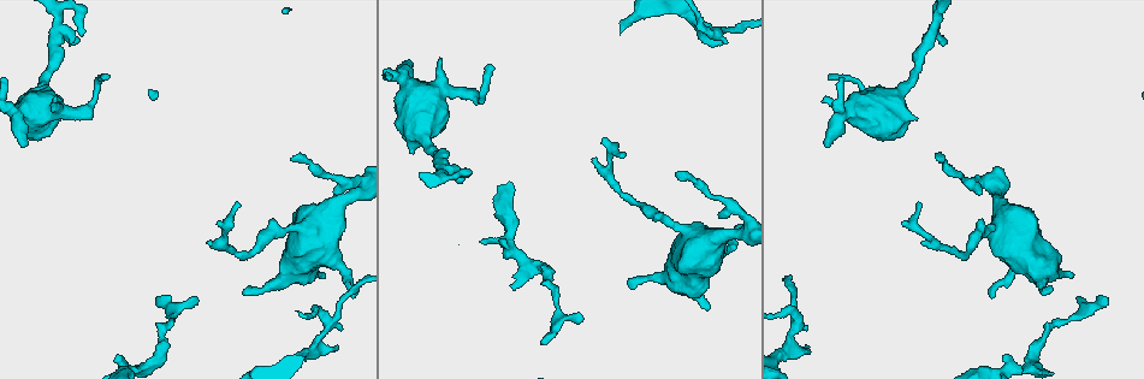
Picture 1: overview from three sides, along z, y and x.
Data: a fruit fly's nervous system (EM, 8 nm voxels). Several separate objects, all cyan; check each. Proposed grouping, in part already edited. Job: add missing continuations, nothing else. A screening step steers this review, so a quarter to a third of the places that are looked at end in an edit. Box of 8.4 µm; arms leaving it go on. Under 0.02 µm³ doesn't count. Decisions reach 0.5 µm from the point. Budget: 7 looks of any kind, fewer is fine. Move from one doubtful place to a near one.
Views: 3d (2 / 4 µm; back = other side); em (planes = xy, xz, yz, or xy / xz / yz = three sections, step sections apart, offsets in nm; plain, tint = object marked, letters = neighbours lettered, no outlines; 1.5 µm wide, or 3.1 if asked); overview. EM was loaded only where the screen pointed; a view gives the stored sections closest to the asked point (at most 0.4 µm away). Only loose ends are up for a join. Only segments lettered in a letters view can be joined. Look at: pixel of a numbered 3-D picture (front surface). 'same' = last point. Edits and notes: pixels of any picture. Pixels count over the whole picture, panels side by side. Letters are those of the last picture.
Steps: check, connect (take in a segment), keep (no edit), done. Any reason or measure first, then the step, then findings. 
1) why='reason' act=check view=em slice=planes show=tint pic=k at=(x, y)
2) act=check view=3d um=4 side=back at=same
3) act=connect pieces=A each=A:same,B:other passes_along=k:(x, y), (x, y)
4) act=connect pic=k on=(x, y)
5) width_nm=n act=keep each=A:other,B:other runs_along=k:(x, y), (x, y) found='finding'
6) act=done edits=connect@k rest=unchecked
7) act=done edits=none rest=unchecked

why='free end' act=check view=em slice=xz step=8 show=letters pic=1 at=(738, 228)

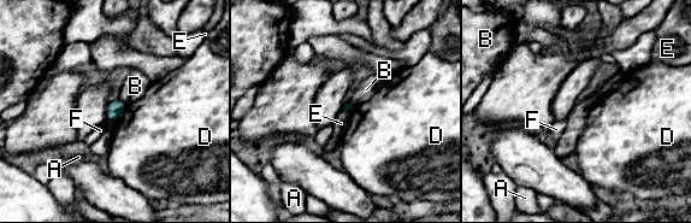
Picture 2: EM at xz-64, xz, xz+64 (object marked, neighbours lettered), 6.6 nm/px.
act=keep each=A:other,B:other,D:other,E:other,F:other border=2:(124, 110), (119, 115) found='no lettered segment goes on from it'

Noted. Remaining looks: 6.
why='branch stops here' act=check view=3d um=4 pic=1 at=(244, 292)

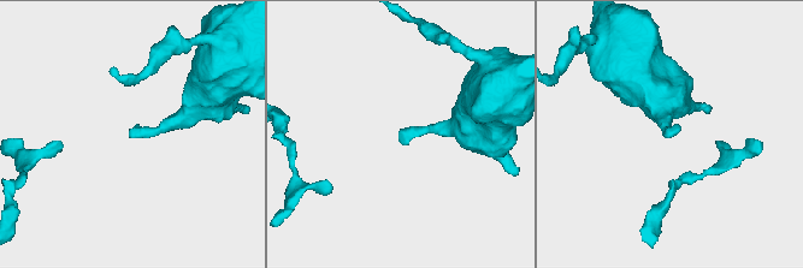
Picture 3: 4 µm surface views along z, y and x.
act=check view=em slice=planes show=letters pic=3 at=(672, 132)

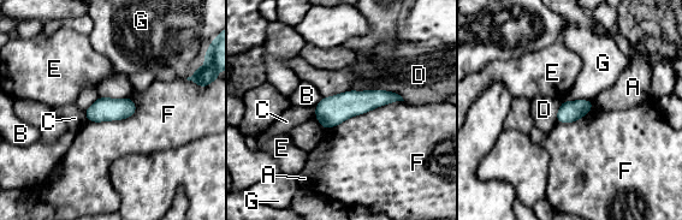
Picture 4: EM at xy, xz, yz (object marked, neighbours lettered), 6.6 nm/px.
act=keep each=A:other,B:other,C:other,D:other,E:other,F:other,G:other border=4:(403, 100), (380, 105), (324, 129) found='no lettered segment goes on from it'

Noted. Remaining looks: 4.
why='thin end' act=check view=3d um=2 pic=1 at=(809, 346)

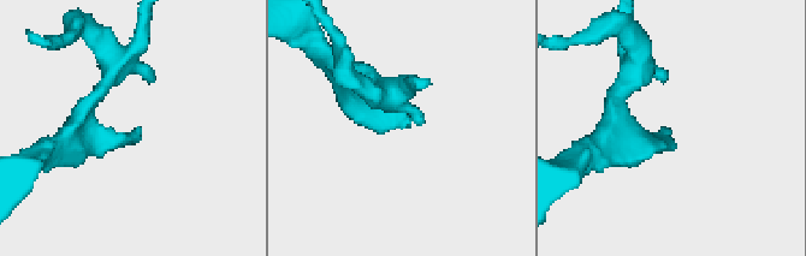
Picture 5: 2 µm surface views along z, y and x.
why='need the tissue' act=check view=em slice=xy step=4 show=tint pic=5 at=(406, 124)

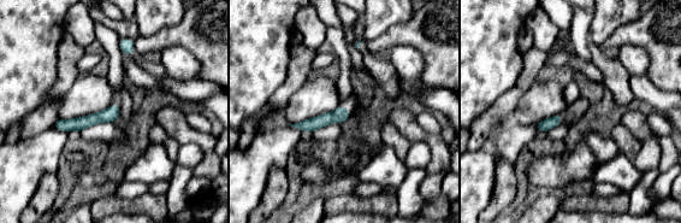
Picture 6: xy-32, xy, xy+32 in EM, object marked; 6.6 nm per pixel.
why='see the neighbours' act=check view=em slice=xy step=4 show=letters at=same

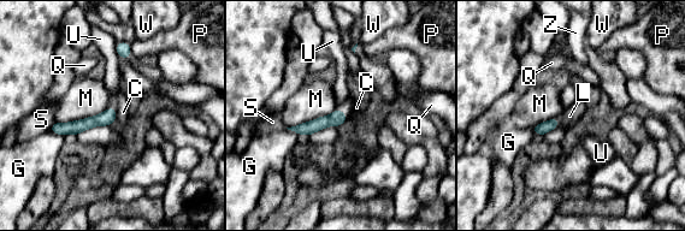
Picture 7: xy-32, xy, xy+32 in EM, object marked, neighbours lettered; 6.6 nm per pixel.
act=connect pieces=L each=C:other,G:other,L:same,M:other,P:other,Q:other,S:other,U:other,W:other,Z:other passes_along=7:(337, 117), (342, 112), (347, 107) found='the cell continues'

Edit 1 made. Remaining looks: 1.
act=done edits=connect@7 rest=unchecked

